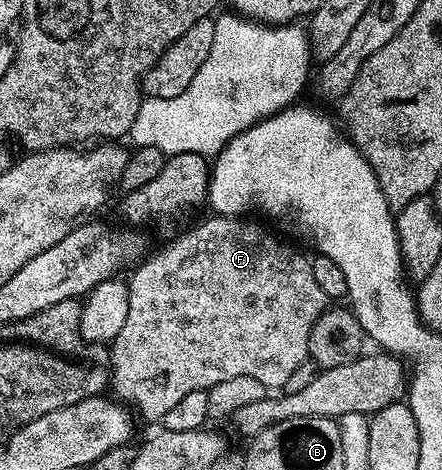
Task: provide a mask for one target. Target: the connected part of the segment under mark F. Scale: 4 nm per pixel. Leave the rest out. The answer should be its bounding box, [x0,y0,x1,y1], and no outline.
[110,215,330,421]

